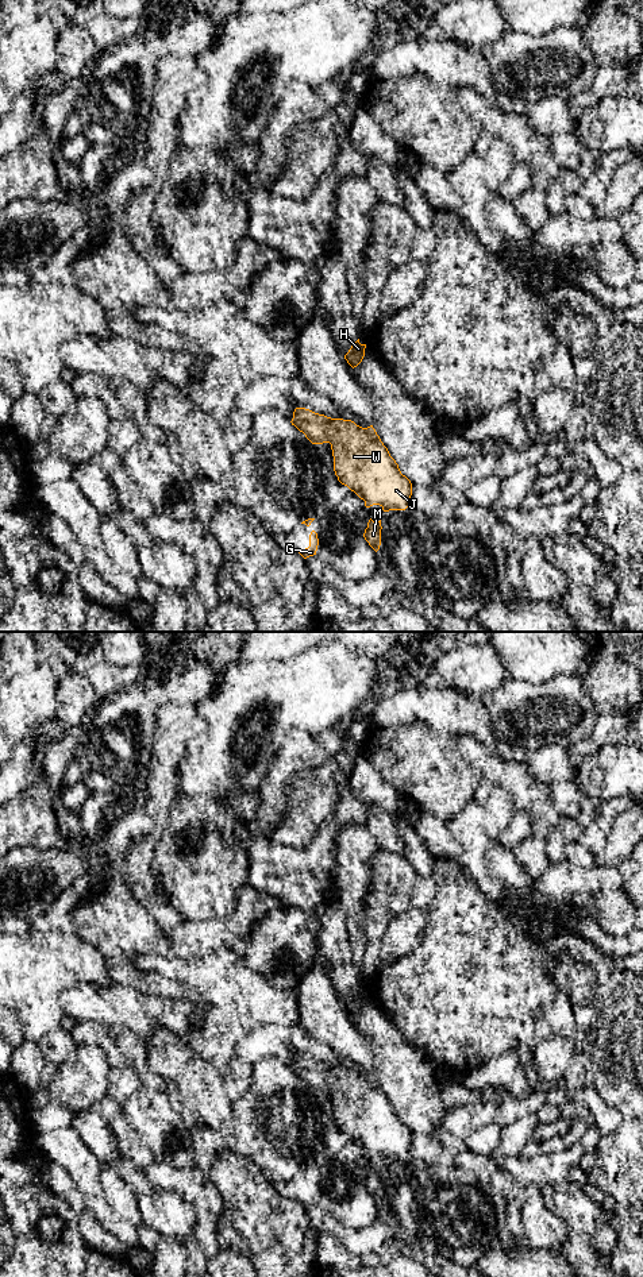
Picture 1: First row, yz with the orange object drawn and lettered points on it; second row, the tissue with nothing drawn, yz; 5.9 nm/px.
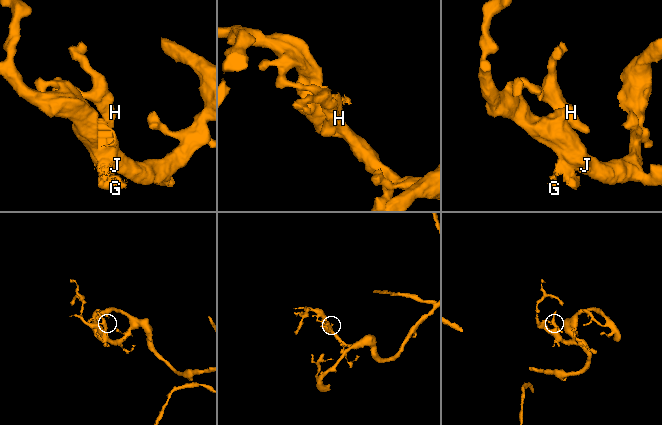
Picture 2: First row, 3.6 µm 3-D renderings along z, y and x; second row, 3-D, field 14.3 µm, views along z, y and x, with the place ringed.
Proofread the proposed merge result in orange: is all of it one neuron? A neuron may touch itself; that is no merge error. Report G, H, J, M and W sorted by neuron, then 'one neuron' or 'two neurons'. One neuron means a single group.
groups G H J M W; one neuron

